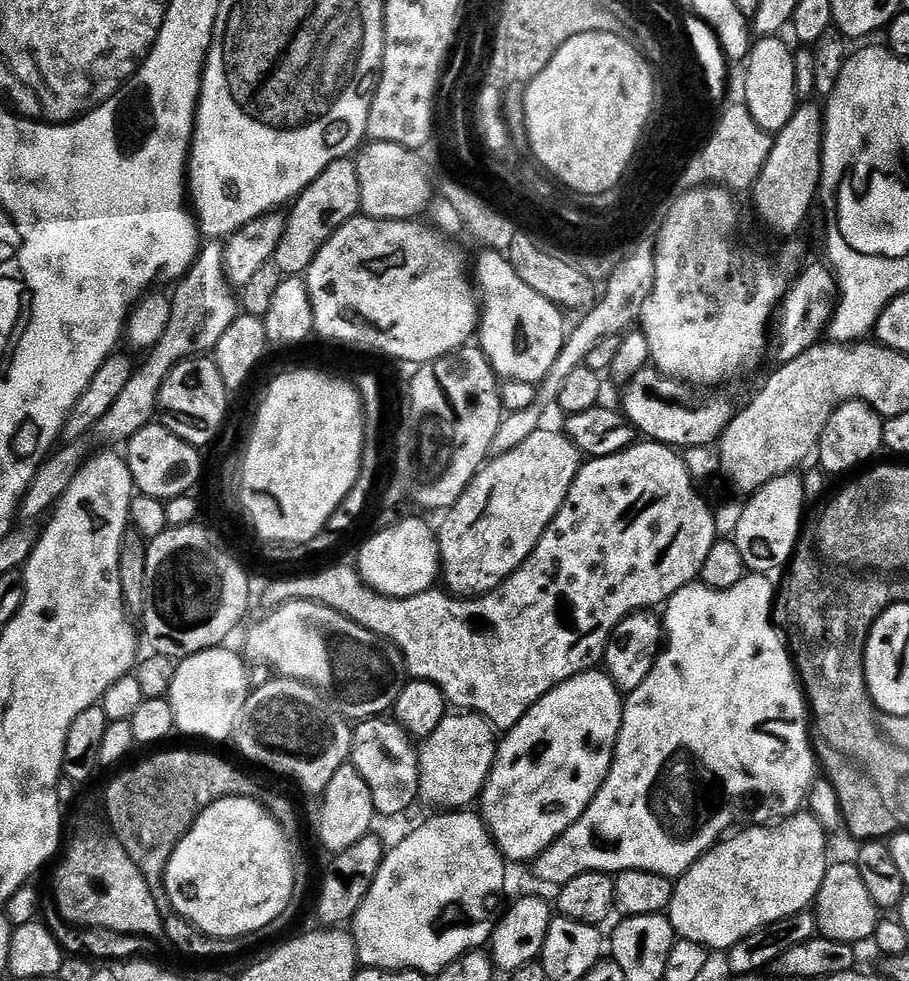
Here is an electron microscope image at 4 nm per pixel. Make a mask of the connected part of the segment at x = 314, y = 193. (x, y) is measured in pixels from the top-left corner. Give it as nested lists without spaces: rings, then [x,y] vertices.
[[[355,159],[332,160],[330,166],[318,174],[314,183],[296,197],[291,208],[292,217],[287,217],[282,242],[278,242],[274,257],[274,265],[284,278],[307,273],[318,250],[322,250],[328,239],[360,212],[360,187]]]

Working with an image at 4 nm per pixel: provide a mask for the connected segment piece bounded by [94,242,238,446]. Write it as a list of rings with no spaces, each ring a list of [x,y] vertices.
[[[212,242],[209,246],[201,247],[196,263],[175,285],[176,293],[170,296],[172,309],[170,322],[162,334],[162,338],[147,353],[148,361],[140,364],[126,382],[122,394],[117,401],[106,411],[105,416],[96,424],[94,436],[104,443],[104,446],[123,445],[132,439],[138,430],[147,424],[153,423],[157,415],[156,397],[164,385],[164,379],[184,360],[208,354],[216,347],[216,343],[226,334],[226,330],[236,320],[238,315],[238,300],[234,293],[233,285],[228,283],[228,275],[224,273],[224,250],[219,243]]]

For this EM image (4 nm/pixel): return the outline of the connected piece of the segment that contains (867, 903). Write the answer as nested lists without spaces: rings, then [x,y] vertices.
[[[852,862],[829,867],[814,901],[814,915],[819,935],[853,946],[860,946],[863,940],[871,941],[882,919],[870,890],[866,890],[866,882],[862,882],[862,874]]]

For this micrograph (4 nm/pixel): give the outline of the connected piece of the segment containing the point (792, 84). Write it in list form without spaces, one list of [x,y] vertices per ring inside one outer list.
[[[773,34],[757,39],[748,52],[744,68],[744,99],[742,104],[747,108],[754,122],[762,130],[775,134],[788,125],[796,112],[796,60],[792,52],[780,41],[779,35]]]

